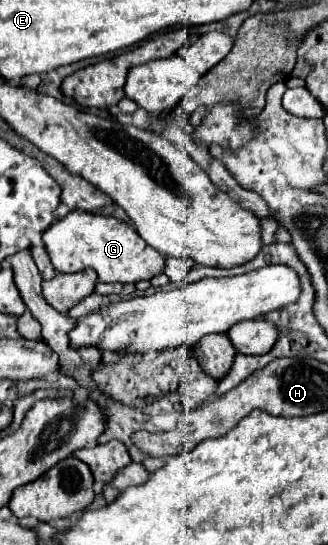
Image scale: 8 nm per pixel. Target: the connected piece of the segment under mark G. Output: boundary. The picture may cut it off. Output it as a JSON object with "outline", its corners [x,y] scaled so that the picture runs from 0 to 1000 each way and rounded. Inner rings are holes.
{"outline":[[[220,385],[201,400],[177,404],[134,426],[134,448],[152,477],[177,499],[244,499],[280,492],[299,499],[305,517],[427,517],[482,506],[500,495],[506,473],[451,451],[402,415],[348,400],[280,389]]]}

